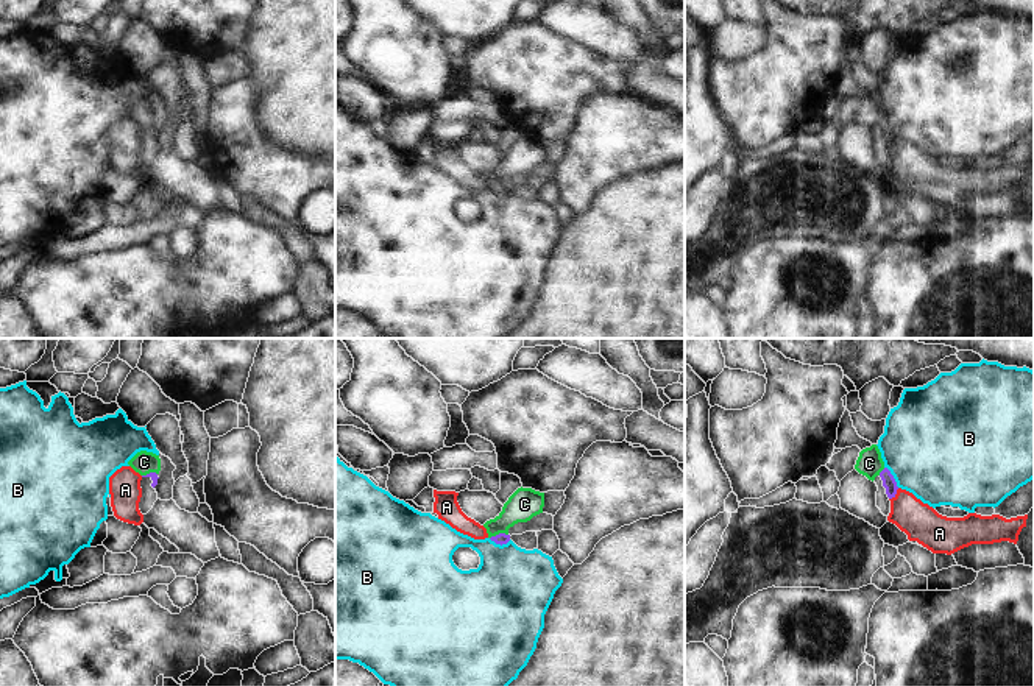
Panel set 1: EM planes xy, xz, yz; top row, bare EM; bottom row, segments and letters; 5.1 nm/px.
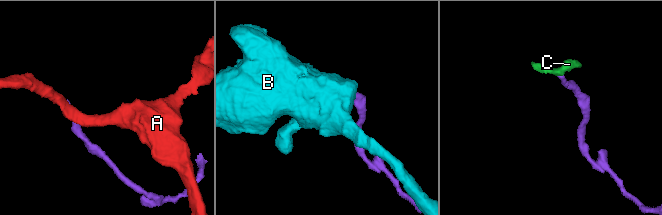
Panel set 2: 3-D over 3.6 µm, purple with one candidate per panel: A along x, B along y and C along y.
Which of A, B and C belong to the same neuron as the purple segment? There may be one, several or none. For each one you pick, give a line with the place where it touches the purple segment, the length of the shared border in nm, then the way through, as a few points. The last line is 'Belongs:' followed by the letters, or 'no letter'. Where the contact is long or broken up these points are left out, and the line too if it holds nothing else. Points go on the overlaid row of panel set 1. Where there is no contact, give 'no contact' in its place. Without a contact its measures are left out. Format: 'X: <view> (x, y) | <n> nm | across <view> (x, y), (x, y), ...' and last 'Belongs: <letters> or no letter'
C: xz (499, 533) | 100 nm | across xz (501, 538), (499, 533), (524, 504)
Belongs: C

